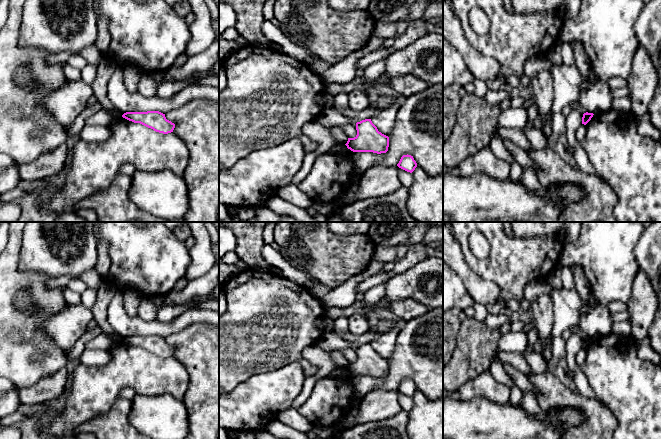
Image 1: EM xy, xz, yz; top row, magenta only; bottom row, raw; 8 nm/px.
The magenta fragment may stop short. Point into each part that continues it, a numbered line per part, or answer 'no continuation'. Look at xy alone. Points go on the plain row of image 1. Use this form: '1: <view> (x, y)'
no continuation

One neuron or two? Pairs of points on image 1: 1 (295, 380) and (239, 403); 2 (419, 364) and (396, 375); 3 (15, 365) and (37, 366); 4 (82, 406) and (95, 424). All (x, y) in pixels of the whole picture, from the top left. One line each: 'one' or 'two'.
1: one
2: one
3: one
4: two

